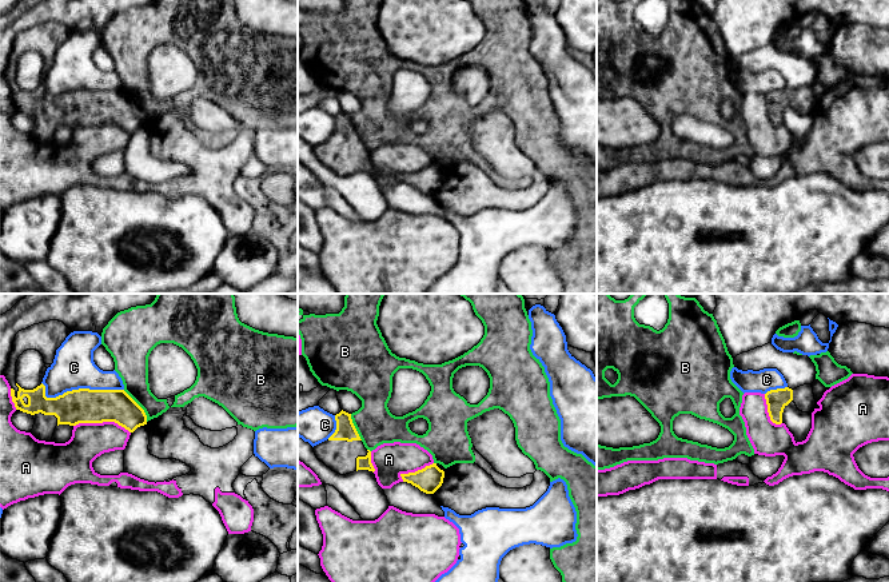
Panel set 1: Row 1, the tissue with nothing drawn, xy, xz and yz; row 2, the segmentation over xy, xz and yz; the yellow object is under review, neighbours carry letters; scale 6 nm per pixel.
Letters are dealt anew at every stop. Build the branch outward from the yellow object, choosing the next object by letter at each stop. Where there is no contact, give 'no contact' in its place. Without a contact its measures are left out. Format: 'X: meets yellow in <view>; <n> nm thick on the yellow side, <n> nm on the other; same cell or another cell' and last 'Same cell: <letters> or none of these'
A: meets yellow in xy; 200 nm thick on the yellow side, 220 nm on the other; another cell
B: meets yellow in xy; 200 nm thick on the yellow side, 190 nm on the other; another cell
C: meets yellow in xy; 200 nm thick on the yellow side, 260 nm on the other; another cell
Same cell: none of these

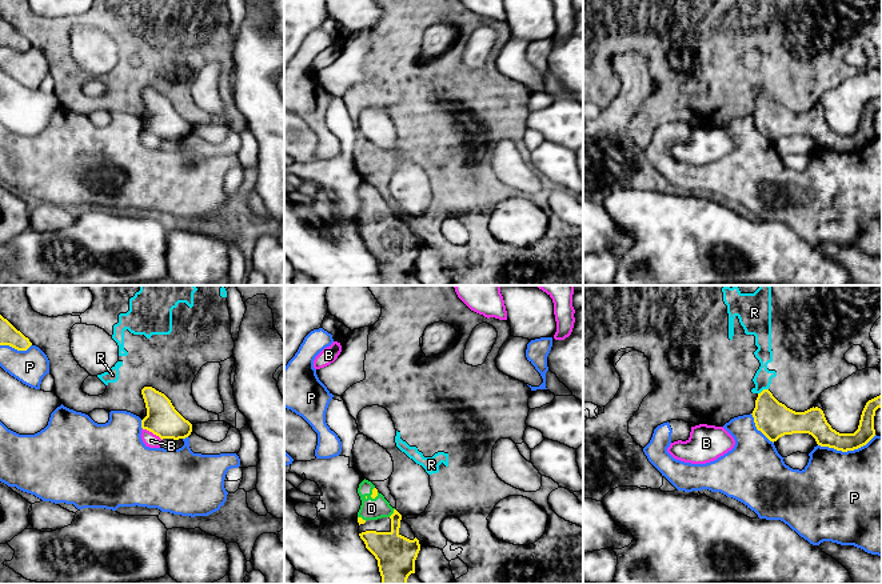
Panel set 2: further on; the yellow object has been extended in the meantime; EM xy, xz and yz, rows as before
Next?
B: meets yellow in xy; 200 nm thick on the yellow side, 90 nm on the other; another cell
D: meets yellow in xz; 240 nm thick on the yellow side, 130 nm on the other; same cell
P: meets yellow in yz; 140 nm thick on the yellow side, 500 nm on the other; another cell
R: meets yellow in yz; 220 nm thick on the yellow side, 110 nm on the other; another cell
Same cell: D

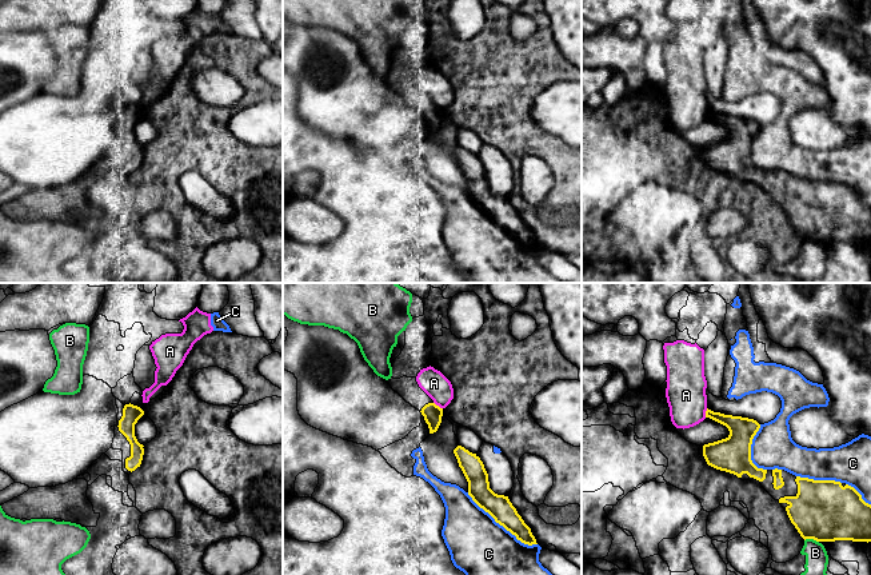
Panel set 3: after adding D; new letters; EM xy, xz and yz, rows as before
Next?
A: meets yellow in xz; 120 nm thick on the yellow side, 160 nm on the other; another cell
B: meets yellow in yz; 360 nm thick on the yellow side, 140 nm on the other; another cell
C: meets yellow in xz; 150 nm thick on the yellow side, 400 nm on the other; another cell
Same cell: none of these

